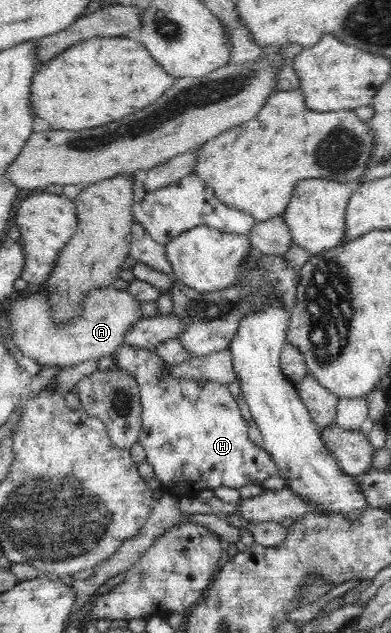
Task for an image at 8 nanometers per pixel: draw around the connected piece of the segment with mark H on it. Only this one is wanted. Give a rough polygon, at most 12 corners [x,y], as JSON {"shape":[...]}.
{"shape":[[122,346],[163,492],[262,485],[277,466],[228,385]]}

